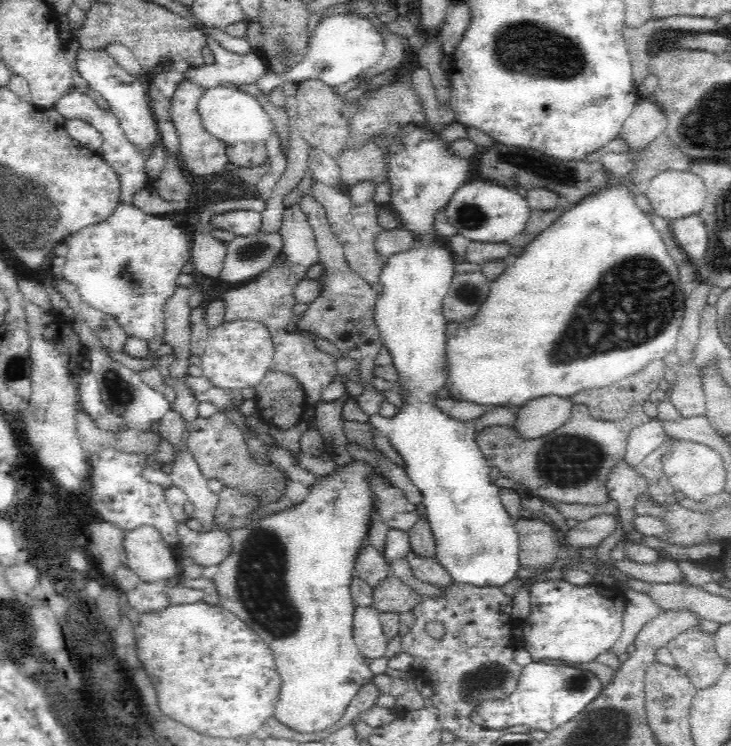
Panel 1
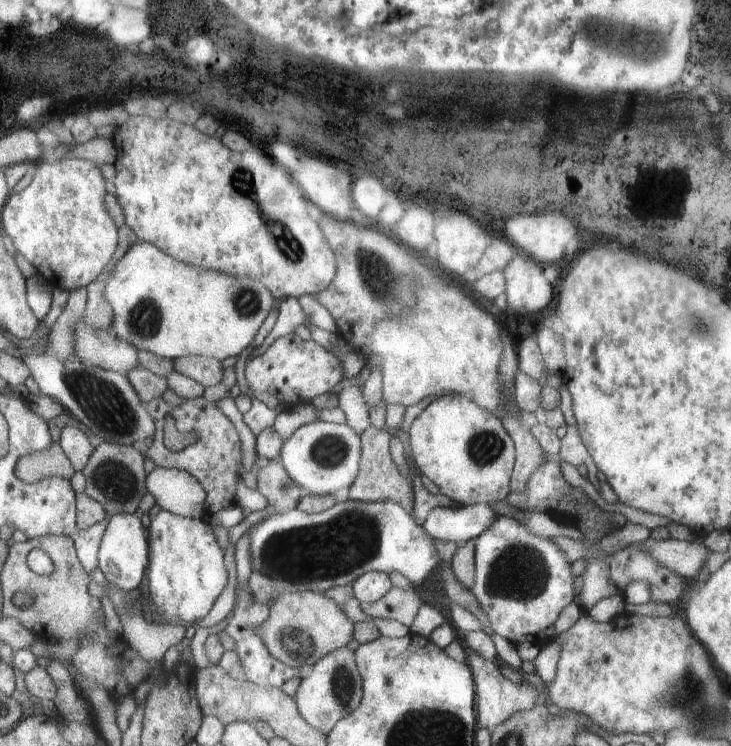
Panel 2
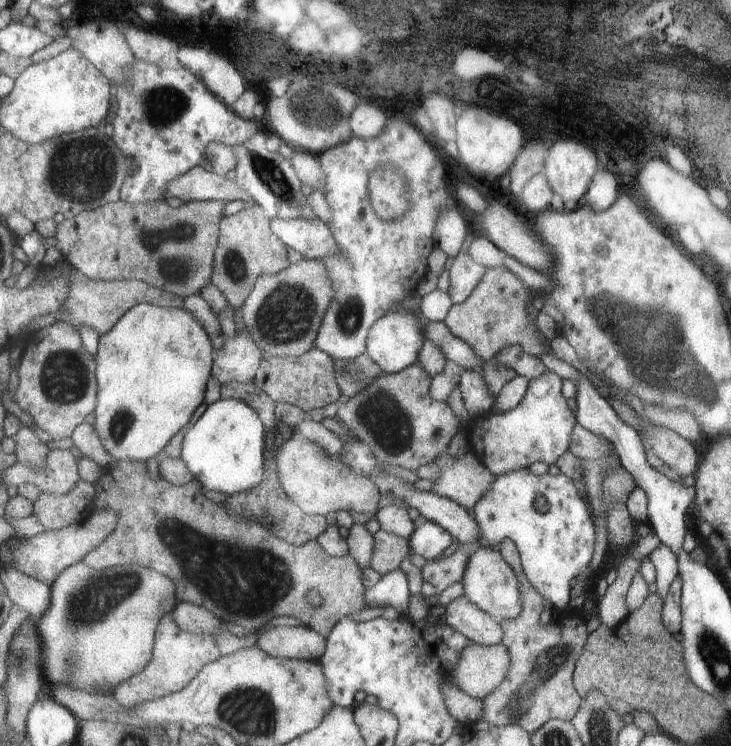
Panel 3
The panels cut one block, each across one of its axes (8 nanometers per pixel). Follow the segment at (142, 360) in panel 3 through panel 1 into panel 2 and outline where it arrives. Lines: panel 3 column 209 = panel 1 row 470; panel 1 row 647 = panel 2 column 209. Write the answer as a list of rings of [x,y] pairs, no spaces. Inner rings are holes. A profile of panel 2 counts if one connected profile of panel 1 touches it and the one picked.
[[[135,242],[127,254],[113,264],[113,270],[105,280],[103,296],[115,314],[111,328],[113,334],[137,346],[141,352],[153,352],[171,360],[193,356],[227,360],[229,356],[241,354],[255,340],[259,328],[263,326],[265,318],[269,318],[277,302],[275,294],[261,280],[187,264],[151,242]]]

